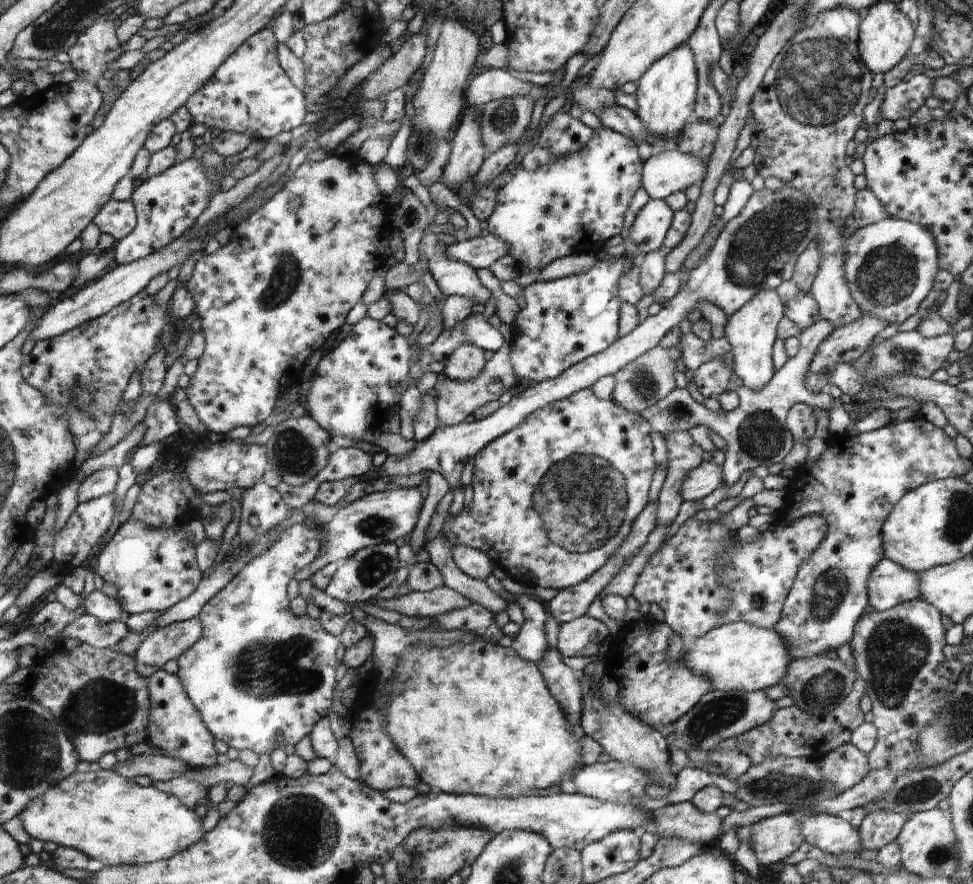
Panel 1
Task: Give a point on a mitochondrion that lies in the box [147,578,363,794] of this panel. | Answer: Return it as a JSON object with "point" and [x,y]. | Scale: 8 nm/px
{"point":[267,668]}

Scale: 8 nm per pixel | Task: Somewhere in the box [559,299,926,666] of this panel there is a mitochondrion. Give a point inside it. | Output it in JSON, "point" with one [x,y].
{"point":[761,435]}

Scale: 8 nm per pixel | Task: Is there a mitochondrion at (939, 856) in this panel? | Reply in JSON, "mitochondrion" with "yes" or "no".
{"mitochondrion":"yes"}

